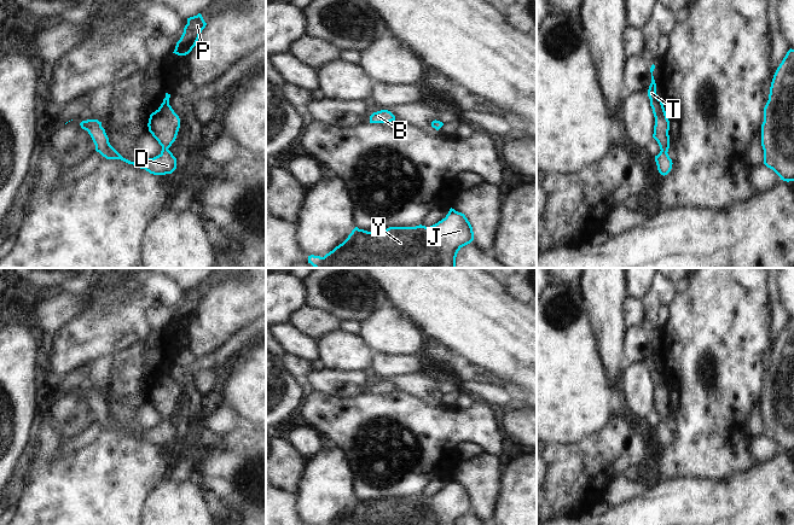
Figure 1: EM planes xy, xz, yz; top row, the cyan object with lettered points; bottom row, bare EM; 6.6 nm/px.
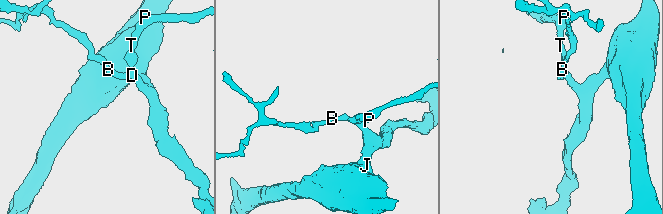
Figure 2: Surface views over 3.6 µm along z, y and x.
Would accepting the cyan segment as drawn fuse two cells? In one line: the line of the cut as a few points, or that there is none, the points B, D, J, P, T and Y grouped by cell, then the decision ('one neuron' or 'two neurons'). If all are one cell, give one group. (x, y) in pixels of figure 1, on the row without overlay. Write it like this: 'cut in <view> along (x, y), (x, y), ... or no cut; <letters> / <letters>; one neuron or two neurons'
no cut; B D J P T Y; one neuron

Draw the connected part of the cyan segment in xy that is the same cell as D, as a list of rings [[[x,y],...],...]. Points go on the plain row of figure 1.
[[[166,363],[166,368],[161,377],[150,385],[149,402],[162,416],[158,426],[140,432],[131,432],[123,428],[109,413],[105,399],[98,390],[87,390],[80,393],[81,398],[87,401],[91,406],[95,421],[106,430],[121,430],[128,434],[133,434],[140,439],[145,439],[153,445],[172,444],[176,439],[176,428],[168,420],[175,412],[179,398],[180,389],[169,375],[170,364]]]

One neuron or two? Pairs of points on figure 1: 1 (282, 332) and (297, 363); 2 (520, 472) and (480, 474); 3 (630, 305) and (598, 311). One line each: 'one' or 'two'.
1: two
2: two
3: two

